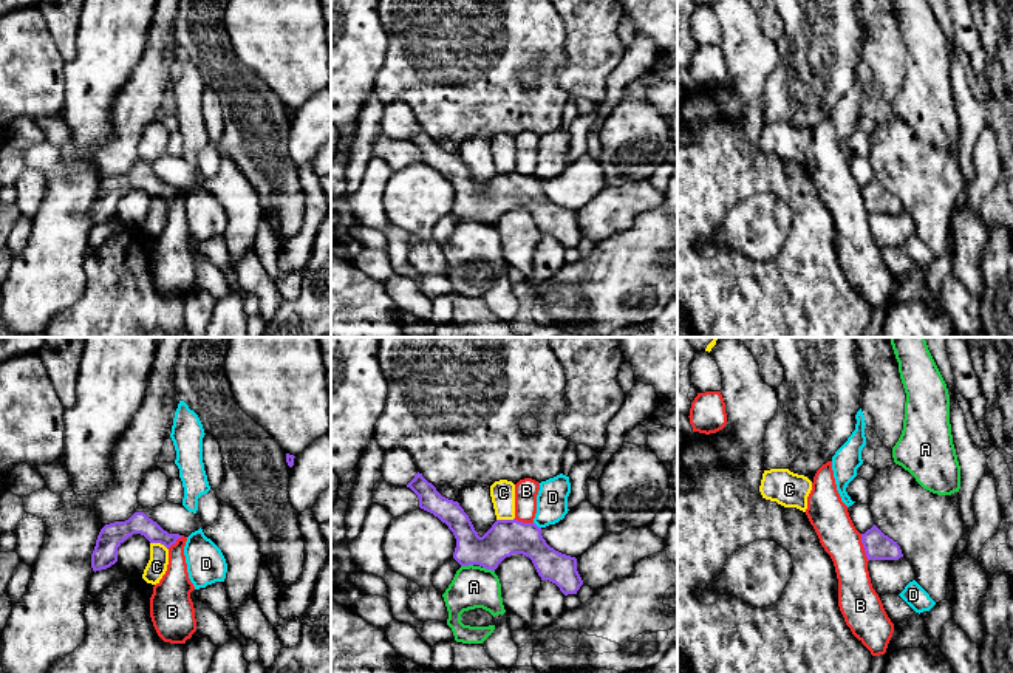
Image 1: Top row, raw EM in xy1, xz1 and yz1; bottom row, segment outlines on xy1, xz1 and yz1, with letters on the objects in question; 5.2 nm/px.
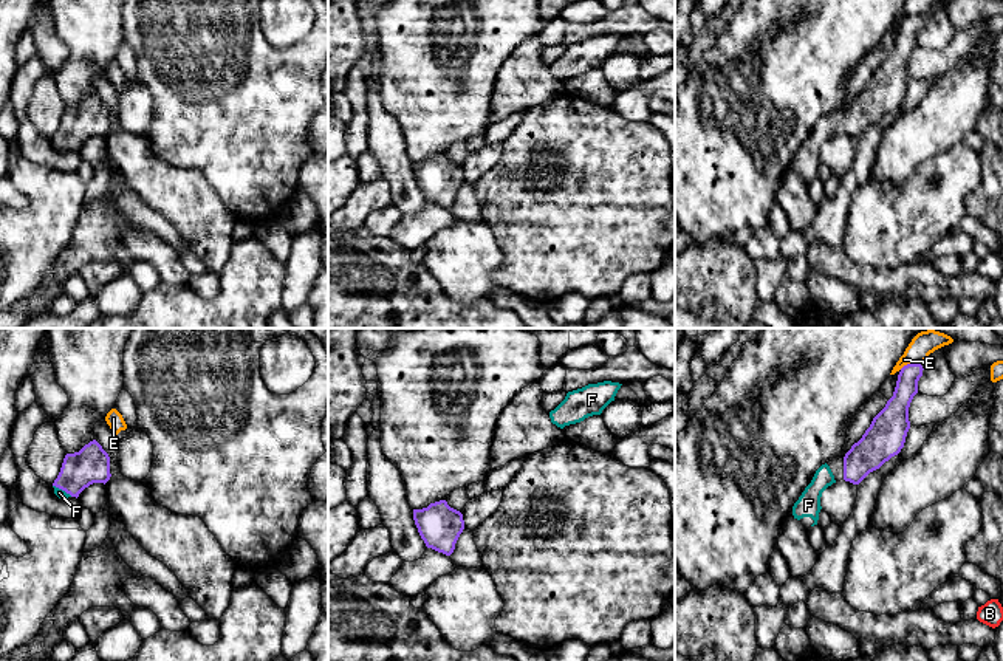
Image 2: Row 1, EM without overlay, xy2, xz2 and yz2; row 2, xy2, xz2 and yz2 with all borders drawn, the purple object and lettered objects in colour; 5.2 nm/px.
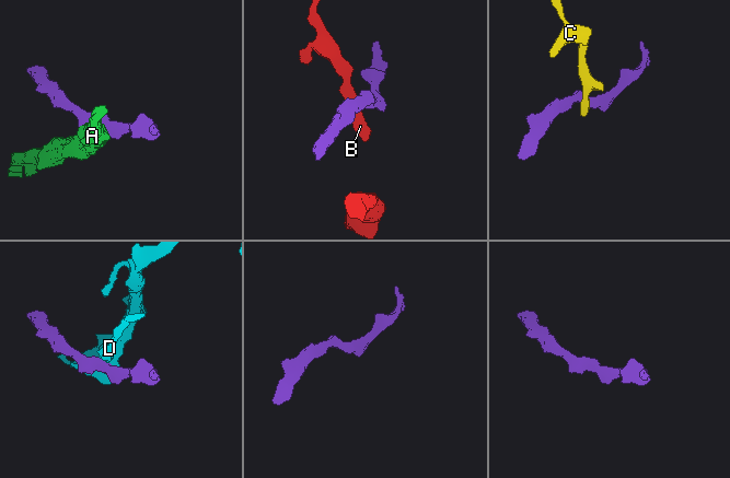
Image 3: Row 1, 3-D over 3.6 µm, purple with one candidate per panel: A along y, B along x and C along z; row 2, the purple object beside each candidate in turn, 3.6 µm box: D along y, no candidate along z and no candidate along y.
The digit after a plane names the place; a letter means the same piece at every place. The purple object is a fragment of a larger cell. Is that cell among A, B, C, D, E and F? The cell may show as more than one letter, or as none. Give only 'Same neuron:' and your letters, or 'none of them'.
Same neuron: F

